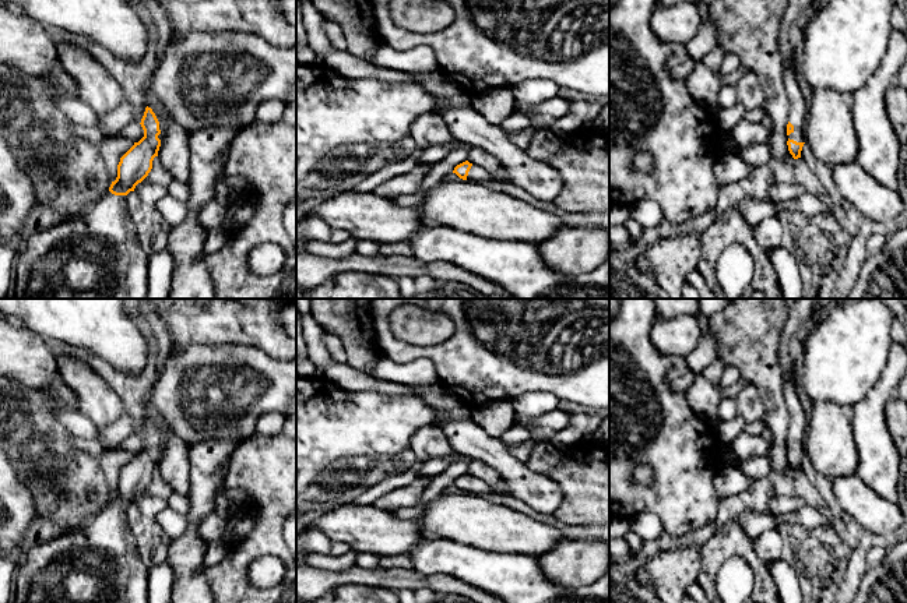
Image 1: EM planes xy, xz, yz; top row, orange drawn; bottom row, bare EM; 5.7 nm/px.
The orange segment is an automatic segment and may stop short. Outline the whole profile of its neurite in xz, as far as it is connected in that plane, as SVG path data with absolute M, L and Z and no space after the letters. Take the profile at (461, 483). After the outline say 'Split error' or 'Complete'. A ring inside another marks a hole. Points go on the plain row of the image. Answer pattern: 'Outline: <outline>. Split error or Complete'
Outline: M468 473L457 477L453 483L460 491L470 494L506 493L506 483L500 480L496 486L491 486L481 479L475 479Z. Split error

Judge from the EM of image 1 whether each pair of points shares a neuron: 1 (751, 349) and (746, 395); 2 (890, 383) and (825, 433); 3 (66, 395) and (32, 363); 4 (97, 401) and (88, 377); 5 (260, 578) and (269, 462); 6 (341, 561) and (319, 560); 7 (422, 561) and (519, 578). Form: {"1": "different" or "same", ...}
{"1": "different", "2": "different", "3": "same", "4": "same", "5": "different", "6": "same", "7": "same"}

